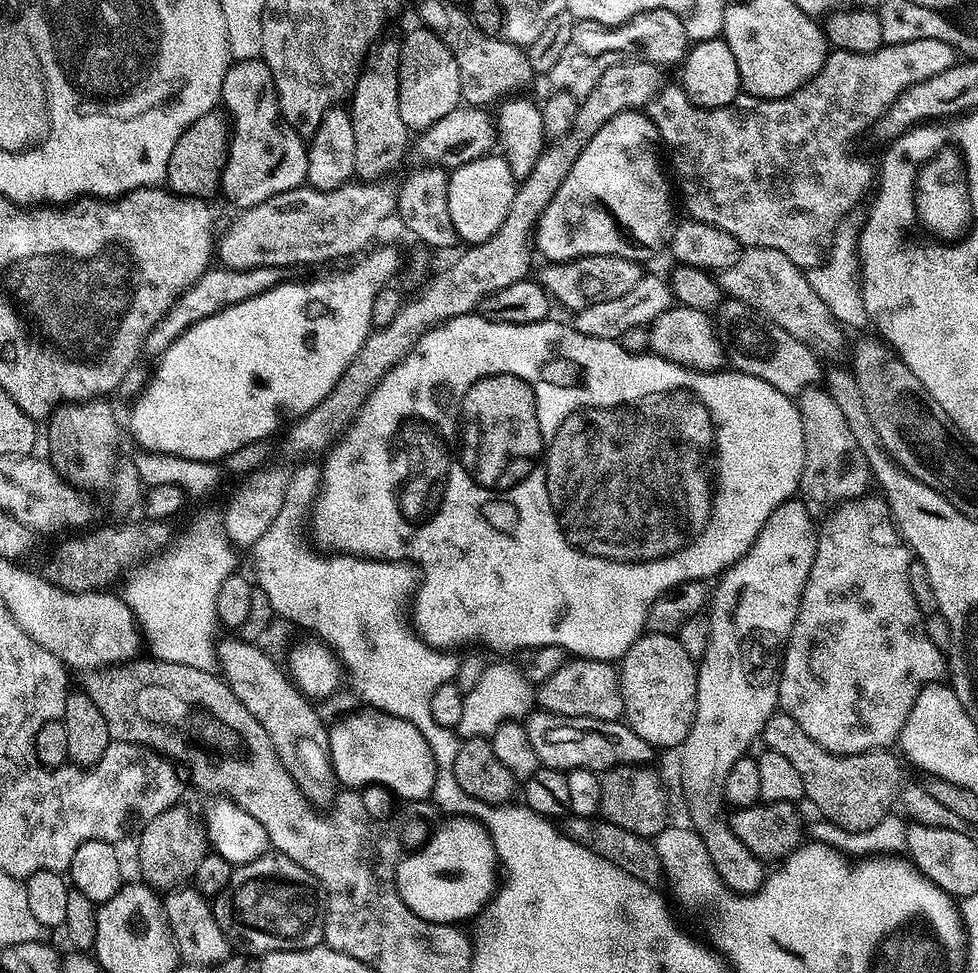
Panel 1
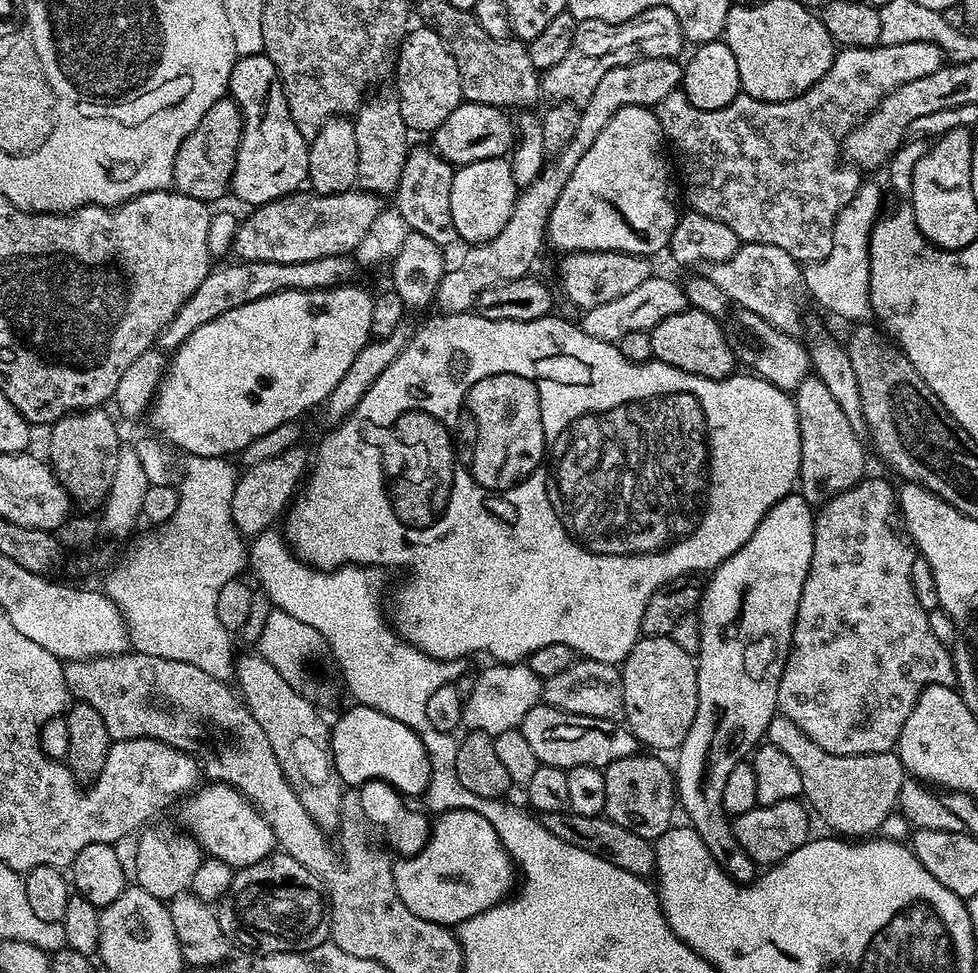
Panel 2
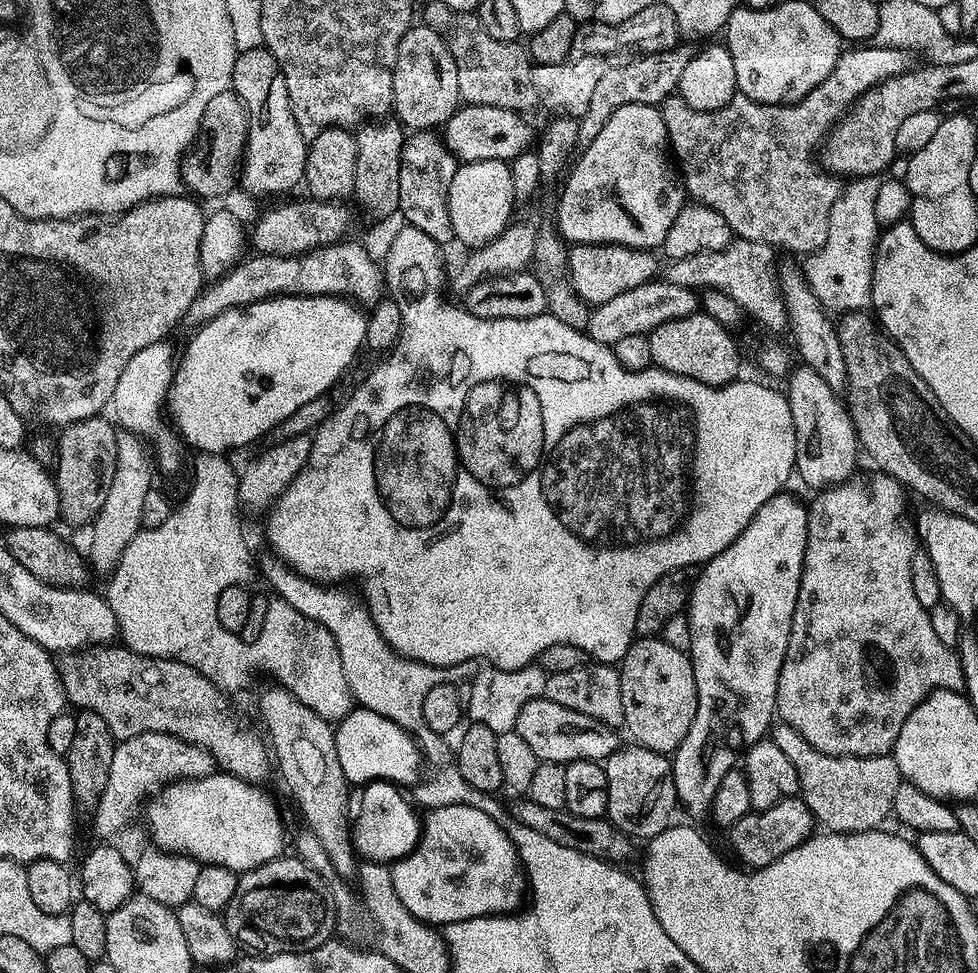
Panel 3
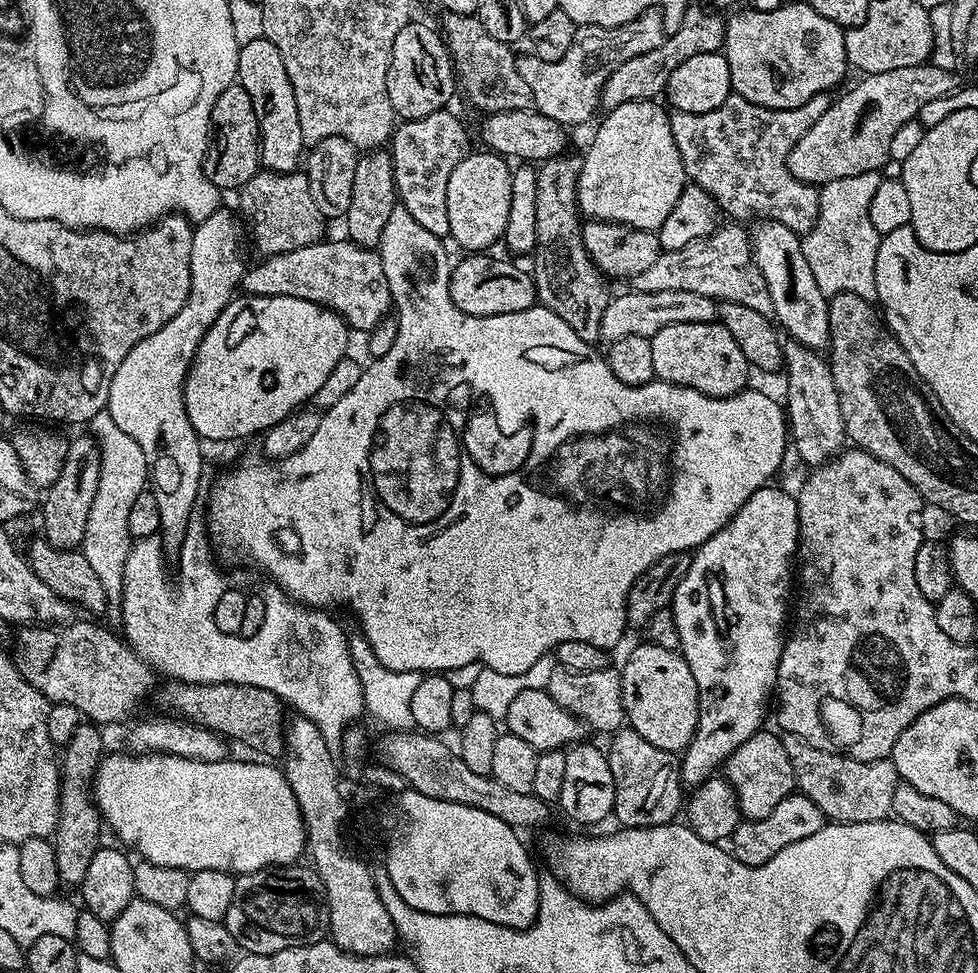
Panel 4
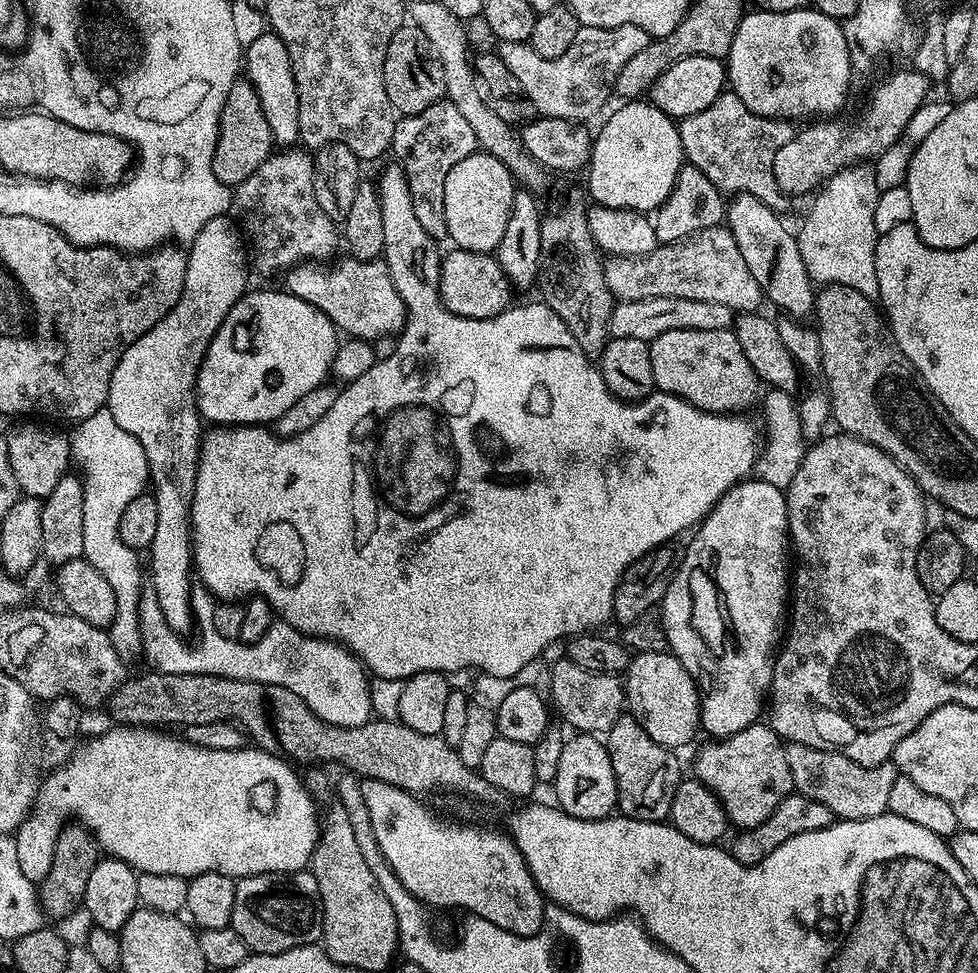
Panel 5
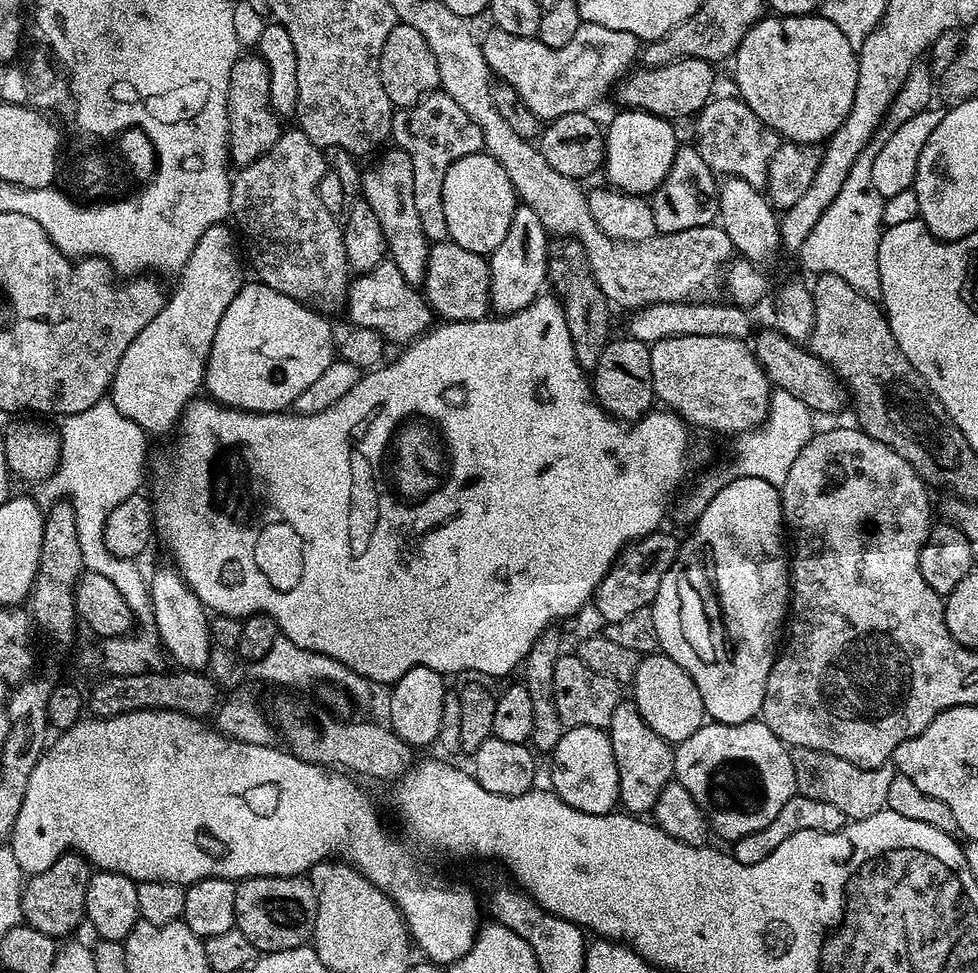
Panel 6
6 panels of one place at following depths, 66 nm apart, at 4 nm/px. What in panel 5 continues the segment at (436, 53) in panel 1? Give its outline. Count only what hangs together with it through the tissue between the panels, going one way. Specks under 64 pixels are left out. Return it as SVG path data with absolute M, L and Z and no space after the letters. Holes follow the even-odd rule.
M401 26L394 38L390 38L390 46L386 46L384 81L386 94L400 116L418 114L418 110L426 110L426 106L434 106L434 102L445 99L446 74L442 74L442 62L438 62L430 38L411 26Z

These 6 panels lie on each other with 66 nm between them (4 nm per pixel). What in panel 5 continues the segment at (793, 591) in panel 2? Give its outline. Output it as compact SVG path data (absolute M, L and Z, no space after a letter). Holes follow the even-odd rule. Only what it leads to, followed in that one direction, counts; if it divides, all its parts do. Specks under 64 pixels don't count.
M759 478L741 480L712 507L708 517L695 529L694 535L696 537L689 542L688 549L682 552L682 559L664 595L662 623L672 655L680 659L682 666L686 666L686 670L696 679L696 686L700 689L701 729L705 733L708 731L709 737L723 738L738 734L761 719L760 707L763 704L765 707L766 697L772 686L772 667L776 665L776 653L782 640L782 625L786 620L786 601L790 596L790 537L788 535L788 502L785 493Z

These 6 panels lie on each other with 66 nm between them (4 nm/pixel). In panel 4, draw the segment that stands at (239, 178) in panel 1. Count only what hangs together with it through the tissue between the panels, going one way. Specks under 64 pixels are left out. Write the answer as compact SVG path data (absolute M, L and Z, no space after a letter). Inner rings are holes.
M263 36L254 42L239 45L236 53L236 80L245 88L254 102L254 114L260 127L260 163L269 172L295 172L301 167L306 145L302 138L302 126L298 122L298 102L294 102L294 86L290 86L290 74L278 54L278 46Z

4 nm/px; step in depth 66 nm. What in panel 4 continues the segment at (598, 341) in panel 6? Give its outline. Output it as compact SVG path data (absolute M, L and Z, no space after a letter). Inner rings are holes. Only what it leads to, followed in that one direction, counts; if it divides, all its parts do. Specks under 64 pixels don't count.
M565 154L555 156L543 161L536 168L538 178L538 199L537 199L537 219L534 221L536 231L536 247L530 253L532 265L530 271L532 280L536 283L536 299L543 307L550 309L582 342L595 345L600 340L600 323L602 313L606 311L606 306L610 299L610 292L604 289L605 277L598 271L596 264L588 257L588 251L584 249L584 234L582 231L582 217L580 208L576 205L576 183L580 177L581 157Z

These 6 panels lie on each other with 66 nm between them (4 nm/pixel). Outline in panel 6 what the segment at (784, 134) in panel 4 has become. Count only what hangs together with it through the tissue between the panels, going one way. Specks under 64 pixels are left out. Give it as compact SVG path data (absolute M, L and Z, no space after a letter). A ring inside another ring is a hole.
M735 95L719 96L709 100L695 117L694 146L698 154L702 154L702 162L706 162L706 166L710 166L717 177L737 176L750 182L750 186L763 189L768 182L770 158L774 158L774 150L778 150L782 137L766 126L766 122L758 119L754 110L750 110L743 100Z

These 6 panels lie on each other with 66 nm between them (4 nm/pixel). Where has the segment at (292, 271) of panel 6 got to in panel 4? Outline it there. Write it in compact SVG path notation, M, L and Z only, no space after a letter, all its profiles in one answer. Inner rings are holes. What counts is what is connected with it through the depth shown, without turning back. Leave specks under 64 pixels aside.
M261 170L250 182L238 190L240 196L239 215L250 233L250 240L265 257L293 252L302 246L317 244L325 239L326 217L318 210L314 194L310 194L310 182L303 171L269 172Z

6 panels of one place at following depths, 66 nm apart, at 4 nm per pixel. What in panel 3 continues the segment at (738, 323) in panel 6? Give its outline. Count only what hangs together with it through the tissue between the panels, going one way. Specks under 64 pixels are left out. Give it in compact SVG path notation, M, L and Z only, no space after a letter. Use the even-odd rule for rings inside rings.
M657 278L651 284L634 286L634 290L617 294L610 298L610 302L595 305L588 314L586 335L594 342L613 346L622 338L650 333L662 326L662 322L692 316L700 307L701 297L693 289L671 284L666 278Z

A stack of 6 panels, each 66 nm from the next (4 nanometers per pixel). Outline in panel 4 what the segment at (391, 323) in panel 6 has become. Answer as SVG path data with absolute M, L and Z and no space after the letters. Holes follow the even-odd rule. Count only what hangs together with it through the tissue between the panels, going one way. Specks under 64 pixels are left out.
M325 238L319 240L317 244L311 244L310 246L302 246L298 250L293 252L283 252L277 256L269 256L267 258L261 259L261 264L256 264L247 269L244 274L242 281L242 288L245 293L249 296L269 296L270 298L302 298L306 302L314 302L318 306L323 308L328 308L332 312L337 312L339 316L342 317L344 323L348 325L349 329L353 333L360 332L360 334L367 334L370 329L374 326L378 326L384 321L385 316L389 315L393 311L394 305L392 302L392 295L390 294L390 286L386 282L386 270L382 270L382 258L380 257L379 251L373 250L371 248L359 248L357 244L352 243L351 240L347 238L341 238L341 240L331 240L331 238Z

